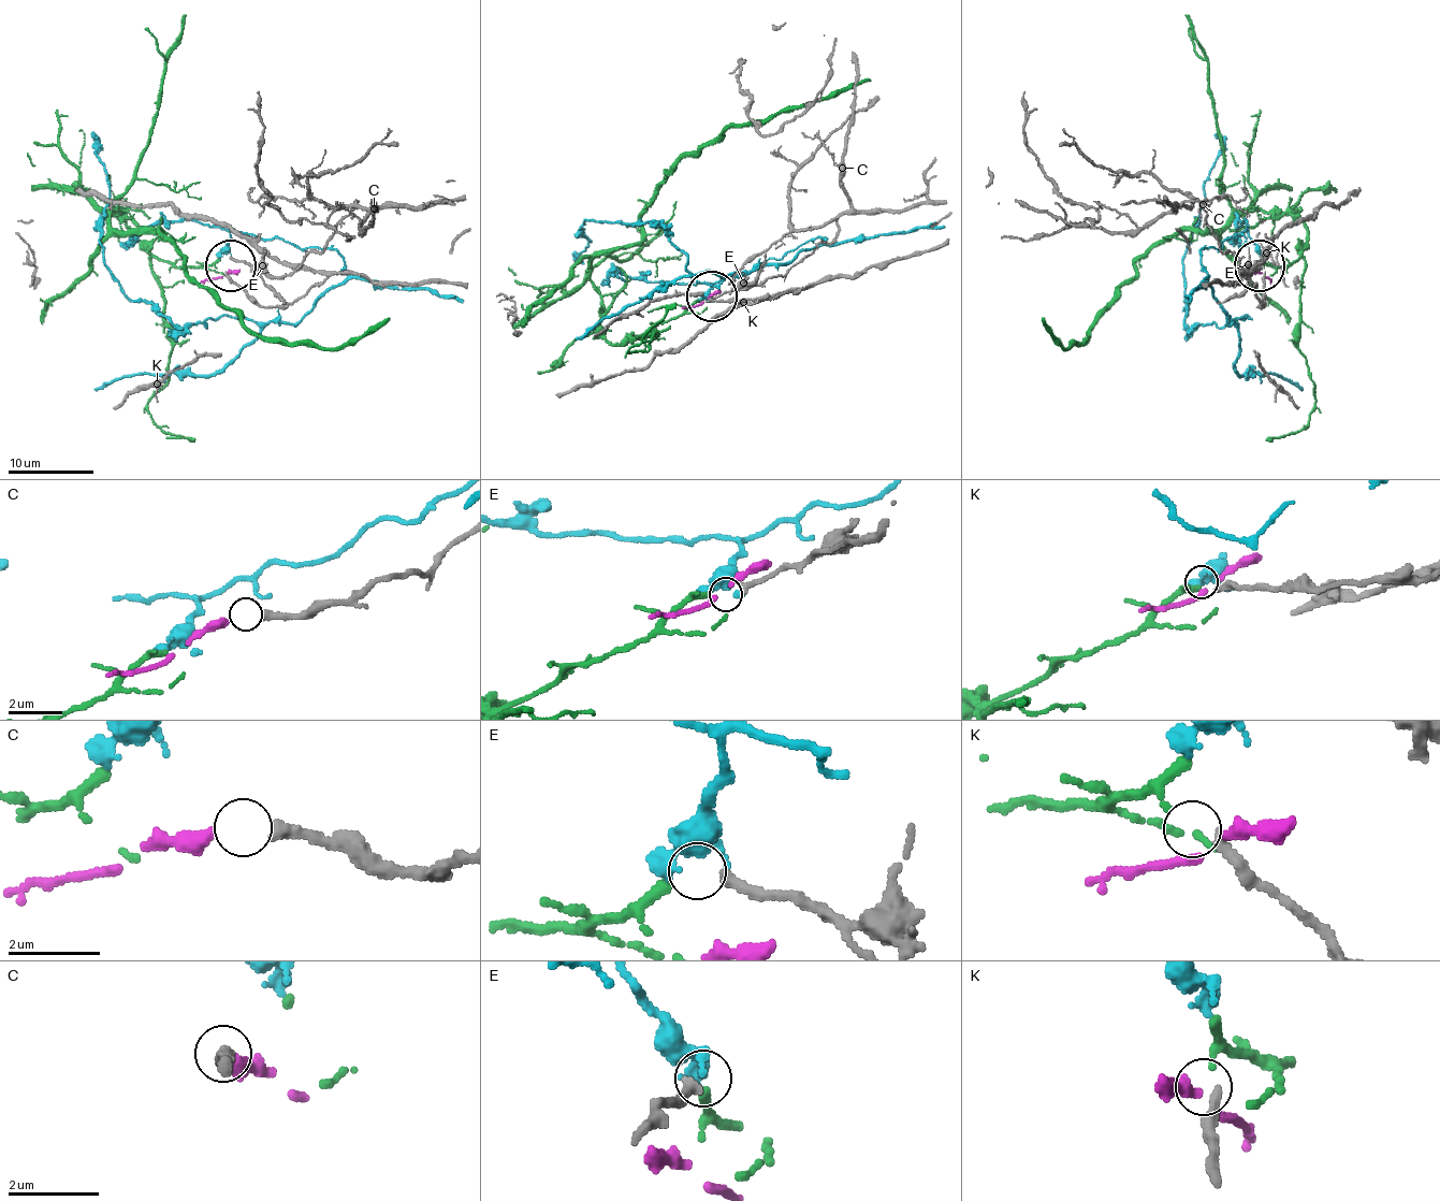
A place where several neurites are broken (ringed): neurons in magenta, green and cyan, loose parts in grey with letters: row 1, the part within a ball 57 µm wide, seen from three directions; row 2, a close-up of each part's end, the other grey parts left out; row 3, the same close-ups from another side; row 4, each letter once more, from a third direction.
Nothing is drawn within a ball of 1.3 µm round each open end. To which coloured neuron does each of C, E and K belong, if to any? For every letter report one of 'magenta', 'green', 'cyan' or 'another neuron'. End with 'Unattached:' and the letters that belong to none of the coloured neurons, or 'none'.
C: magenta
E: green
K: another neuron
Unattached: K

